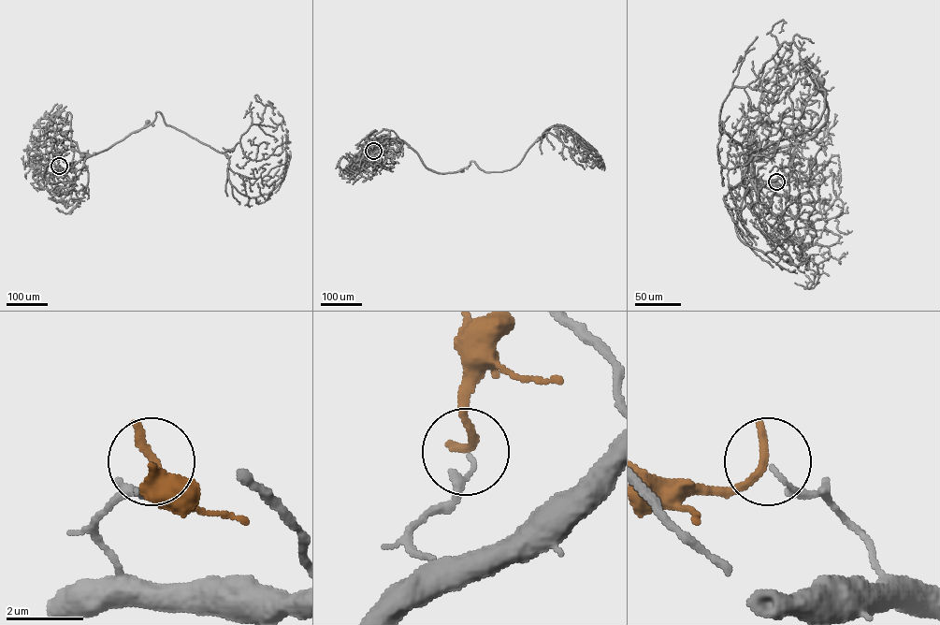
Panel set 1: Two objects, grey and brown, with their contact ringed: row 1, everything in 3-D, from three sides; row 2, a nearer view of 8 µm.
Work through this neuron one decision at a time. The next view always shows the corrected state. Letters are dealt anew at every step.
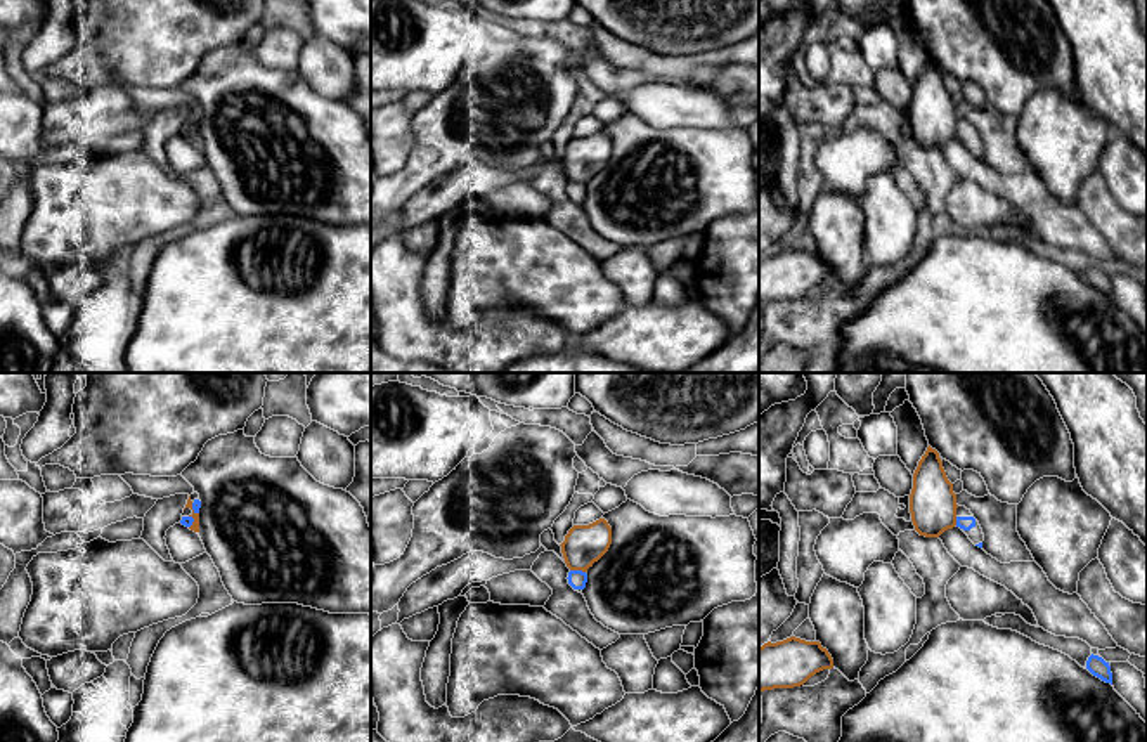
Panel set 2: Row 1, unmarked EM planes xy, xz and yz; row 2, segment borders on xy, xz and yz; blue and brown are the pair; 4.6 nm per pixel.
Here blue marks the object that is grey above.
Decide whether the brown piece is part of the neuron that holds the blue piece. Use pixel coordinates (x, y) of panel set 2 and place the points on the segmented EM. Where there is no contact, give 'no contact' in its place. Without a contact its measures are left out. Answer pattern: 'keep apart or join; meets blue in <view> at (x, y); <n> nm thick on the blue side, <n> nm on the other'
keep apart; meets blue in xz at (577, 571); 90 nm thick on the blue side, 190 nm on the other

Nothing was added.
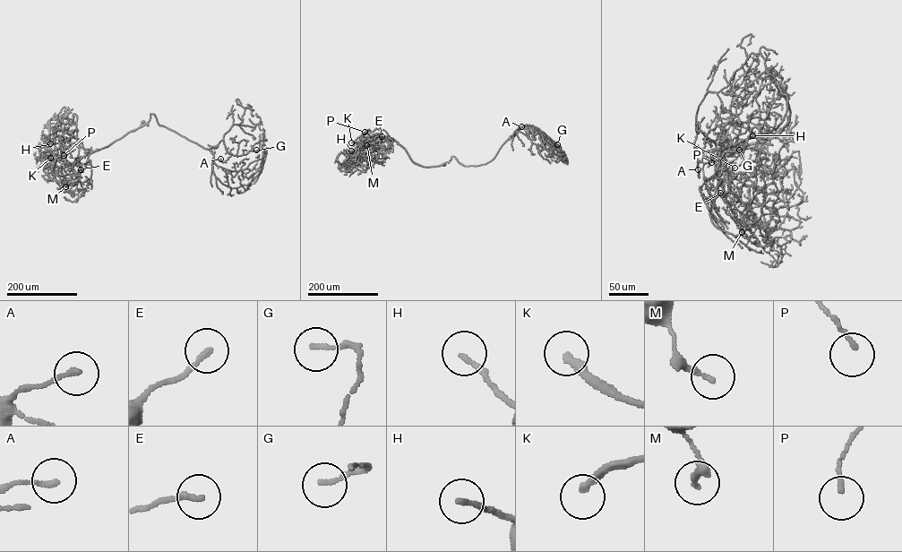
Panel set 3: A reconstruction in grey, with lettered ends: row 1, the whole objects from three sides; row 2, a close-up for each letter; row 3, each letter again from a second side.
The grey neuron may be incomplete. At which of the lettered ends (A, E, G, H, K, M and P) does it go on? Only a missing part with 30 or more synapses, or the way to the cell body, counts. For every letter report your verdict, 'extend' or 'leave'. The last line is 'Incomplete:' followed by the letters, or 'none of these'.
A: leave
E: leave
G: leave
H: extend
K: extend
M: leave
P: leave
Incomplete: H, K

